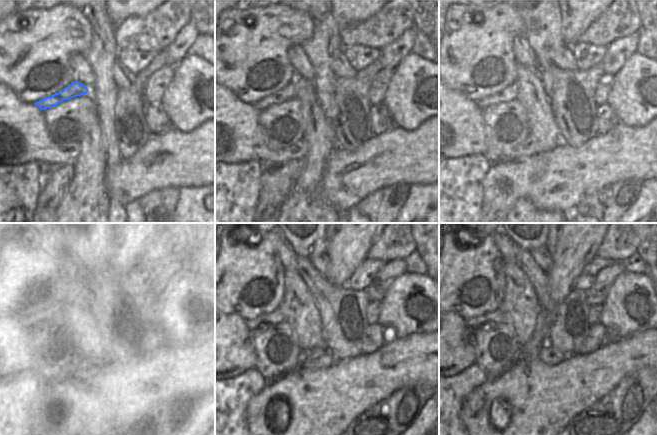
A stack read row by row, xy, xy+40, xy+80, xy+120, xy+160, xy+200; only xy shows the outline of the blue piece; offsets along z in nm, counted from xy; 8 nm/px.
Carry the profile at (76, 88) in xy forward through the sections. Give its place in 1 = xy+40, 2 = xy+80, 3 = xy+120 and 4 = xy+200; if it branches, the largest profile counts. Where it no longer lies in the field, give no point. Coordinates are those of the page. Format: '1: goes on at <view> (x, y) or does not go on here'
1: goes on at xy+40 (288, 92)
2: goes on at xy+80 (509, 93)
3: goes on at xy+120 (53, 314)
4: goes on at xy+200 (496, 316)

